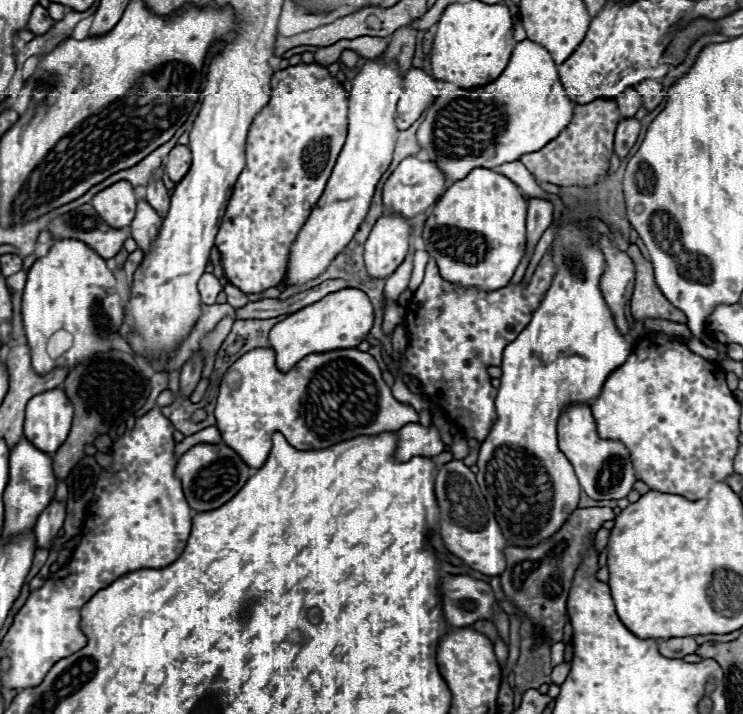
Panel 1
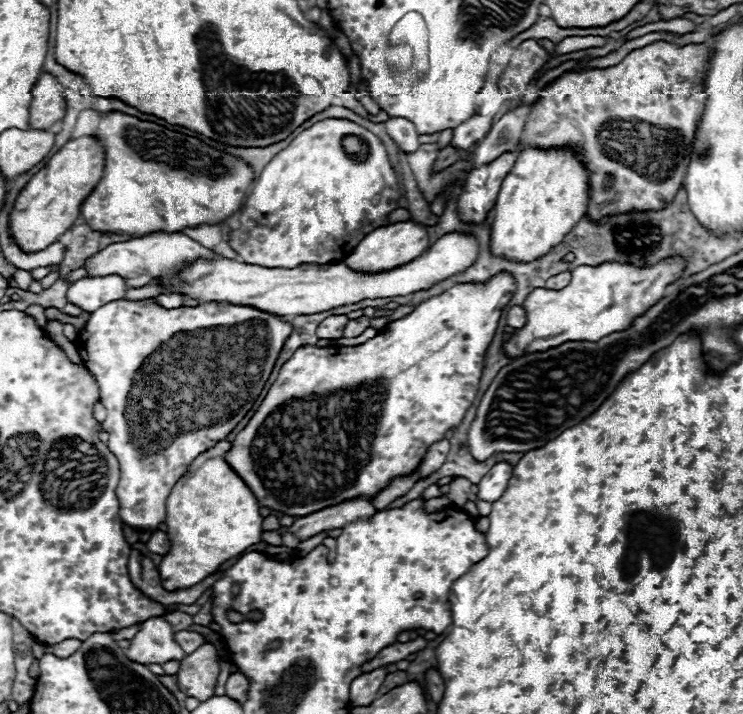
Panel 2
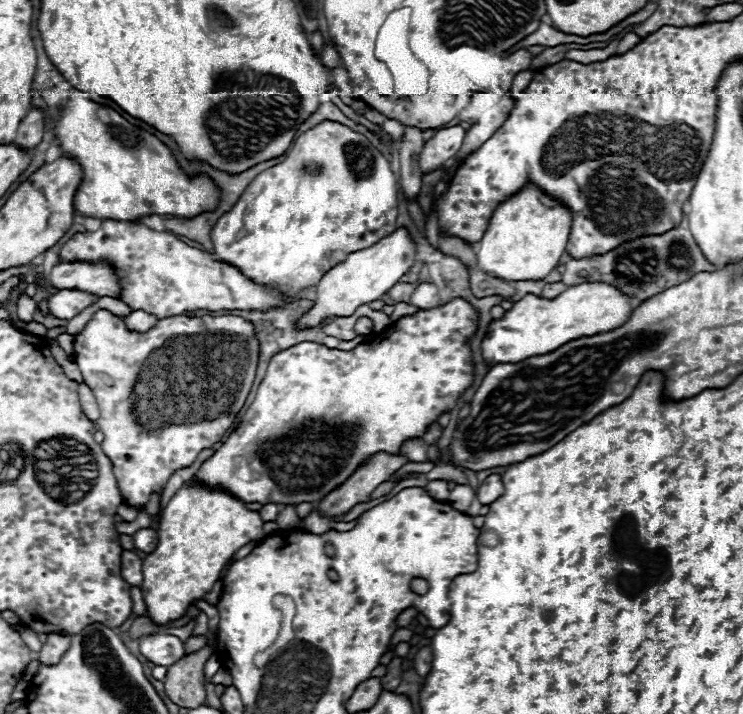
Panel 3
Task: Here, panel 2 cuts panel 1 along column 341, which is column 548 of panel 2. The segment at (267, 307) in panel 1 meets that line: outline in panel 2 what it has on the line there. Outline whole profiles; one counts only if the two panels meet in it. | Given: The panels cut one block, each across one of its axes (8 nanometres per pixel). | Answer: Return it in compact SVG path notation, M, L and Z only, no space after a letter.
M562 272L562 274L558 274L558 276L552 276L548 282L546 282L546 288L548 290L562 290L568 282L570 282L570 272Z

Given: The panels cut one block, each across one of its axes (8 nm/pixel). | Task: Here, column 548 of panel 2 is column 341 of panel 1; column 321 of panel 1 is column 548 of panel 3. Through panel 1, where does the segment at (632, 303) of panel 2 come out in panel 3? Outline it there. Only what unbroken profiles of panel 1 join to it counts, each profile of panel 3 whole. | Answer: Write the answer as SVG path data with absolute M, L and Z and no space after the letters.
M602 282L570 286L554 300L526 294L502 318L490 322L480 342L482 358L488 366L494 366L498 362L522 362L522 358L532 358L534 354L548 354L574 338L602 334L614 330L614 326L622 326L632 310L632 298L622 296L620 290Z

